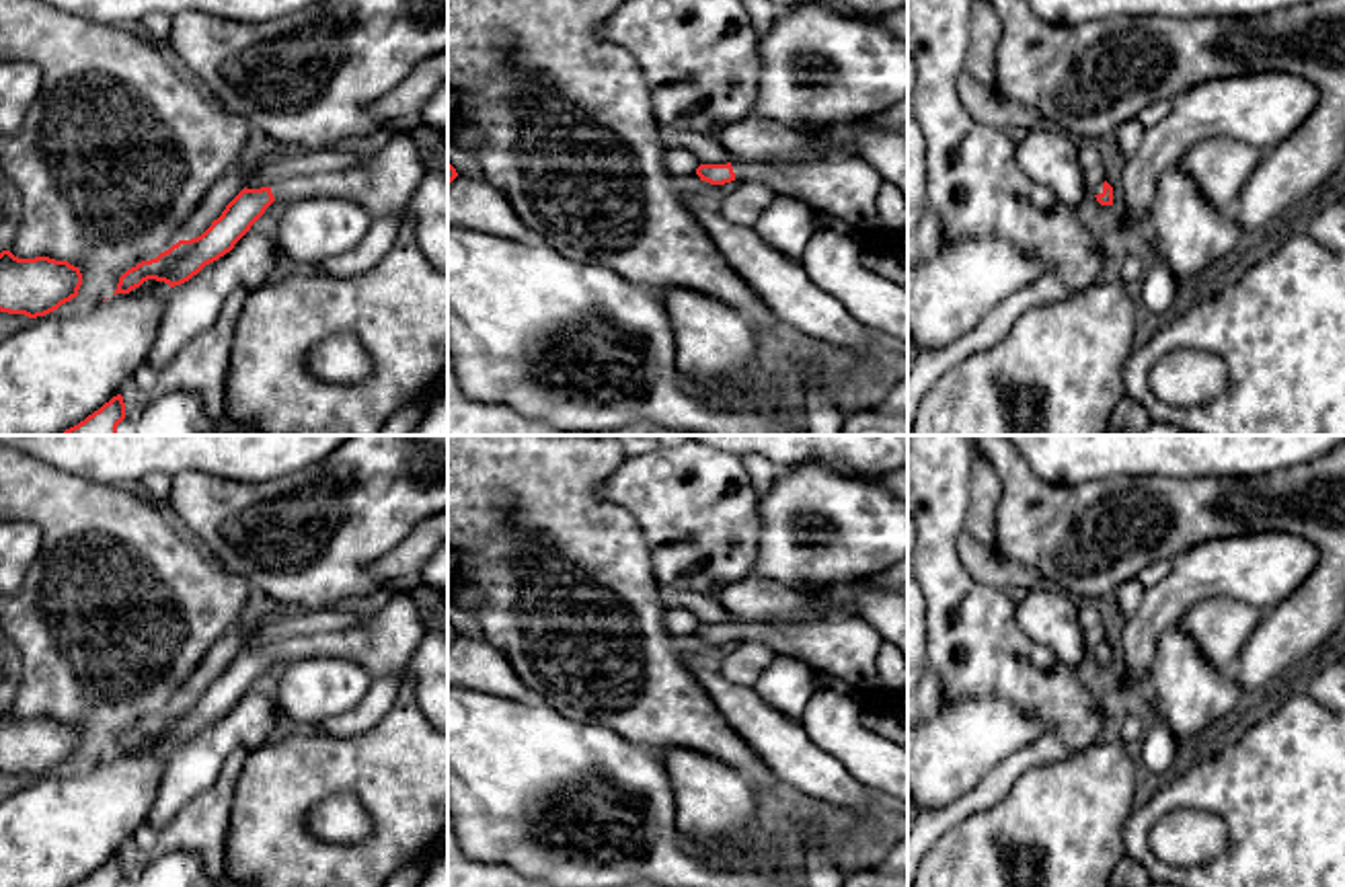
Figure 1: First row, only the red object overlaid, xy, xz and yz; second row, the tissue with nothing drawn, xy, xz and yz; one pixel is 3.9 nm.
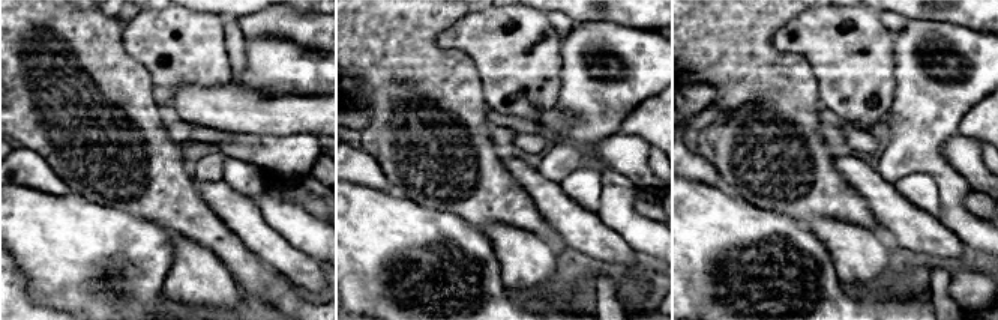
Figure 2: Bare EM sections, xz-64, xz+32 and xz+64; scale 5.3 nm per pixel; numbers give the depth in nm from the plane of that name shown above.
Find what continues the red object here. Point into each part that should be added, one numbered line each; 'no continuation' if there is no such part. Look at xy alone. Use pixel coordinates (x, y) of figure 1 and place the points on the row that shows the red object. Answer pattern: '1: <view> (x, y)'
1: xy (387, 185)

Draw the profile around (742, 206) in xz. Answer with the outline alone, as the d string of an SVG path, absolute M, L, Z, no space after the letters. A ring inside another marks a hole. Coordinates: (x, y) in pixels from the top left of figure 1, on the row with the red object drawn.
M741 181L717 209L723 218L733 224L756 224L762 211L780 195L768 183L762 181Z

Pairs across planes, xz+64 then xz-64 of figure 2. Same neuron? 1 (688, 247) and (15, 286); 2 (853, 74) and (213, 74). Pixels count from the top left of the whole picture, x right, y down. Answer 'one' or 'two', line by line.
1: two
2: one

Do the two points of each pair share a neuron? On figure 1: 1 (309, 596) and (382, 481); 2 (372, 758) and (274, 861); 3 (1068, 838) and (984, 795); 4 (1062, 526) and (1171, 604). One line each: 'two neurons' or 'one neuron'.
1: one neuron
2: one neuron
3: two neurons
4: two neurons

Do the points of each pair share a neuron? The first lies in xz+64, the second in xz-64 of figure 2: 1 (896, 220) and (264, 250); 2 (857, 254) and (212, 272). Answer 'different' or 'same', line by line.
1: same
2: same

